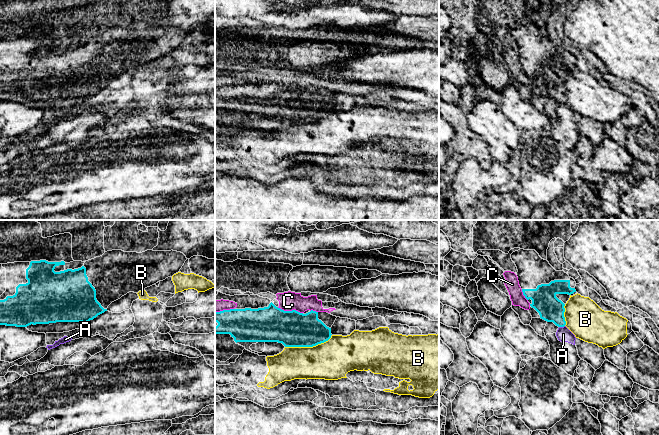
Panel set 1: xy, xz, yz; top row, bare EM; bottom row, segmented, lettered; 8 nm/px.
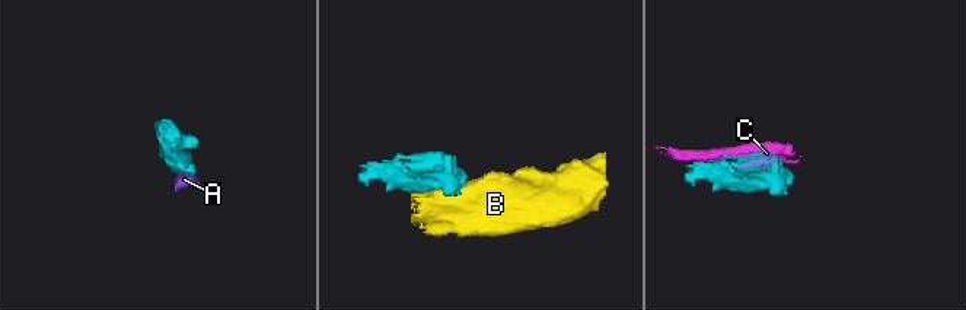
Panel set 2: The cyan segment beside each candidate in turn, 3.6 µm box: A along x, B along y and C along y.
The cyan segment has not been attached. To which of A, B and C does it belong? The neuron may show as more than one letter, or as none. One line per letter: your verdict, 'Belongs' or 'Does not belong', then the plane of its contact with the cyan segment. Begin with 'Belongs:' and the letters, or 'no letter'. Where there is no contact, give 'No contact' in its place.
Belongs: no letter
A: Does not belong. Touches cyan in yz
B: Does not belong. Touches cyan in xz
C: Does not belong. Touches cyan in xz

